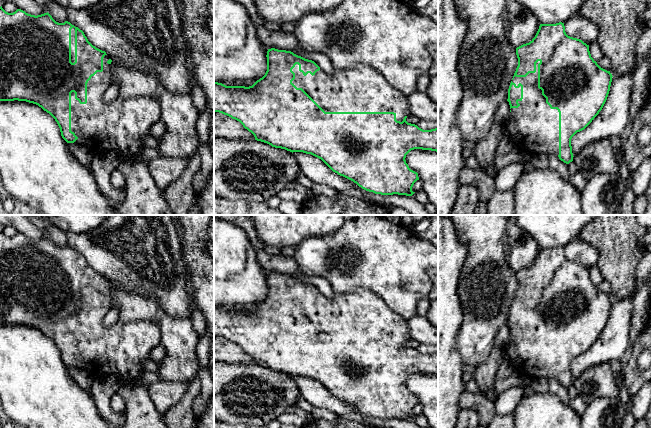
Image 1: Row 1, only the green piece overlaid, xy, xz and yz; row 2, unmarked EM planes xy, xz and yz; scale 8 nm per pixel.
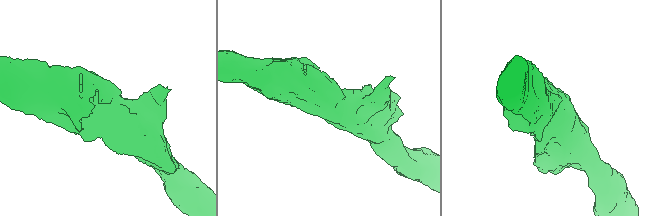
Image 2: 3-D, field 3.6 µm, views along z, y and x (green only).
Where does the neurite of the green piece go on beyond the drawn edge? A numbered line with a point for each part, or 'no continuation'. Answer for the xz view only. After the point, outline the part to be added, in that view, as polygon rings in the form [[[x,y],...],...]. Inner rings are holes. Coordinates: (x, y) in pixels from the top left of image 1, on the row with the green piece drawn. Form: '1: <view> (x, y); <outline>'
1: xz (361, 88); [[[296,64],[292,71],[295,73],[292,83],[297,88],[302,88],[325,112],[394,112],[396,120],[400,122],[405,116],[410,115],[408,97],[393,88],[376,69],[370,66],[358,64],[346,69],[334,68],[332,74],[320,69],[313,76],[310,73],[304,76]]]

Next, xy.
1: xy (117, 127); [[[108,55],[103,58],[103,71],[97,72],[87,83],[87,103],[80,104],[71,93],[71,131],[78,139],[74,142],[85,146],[93,153],[113,153],[123,160],[134,159],[140,161],[141,150],[145,147],[142,138],[150,135],[150,128],[160,120],[161,108],[159,102],[152,97],[133,97],[115,99],[104,102],[103,95],[111,85],[111,64],[107,61]]]

